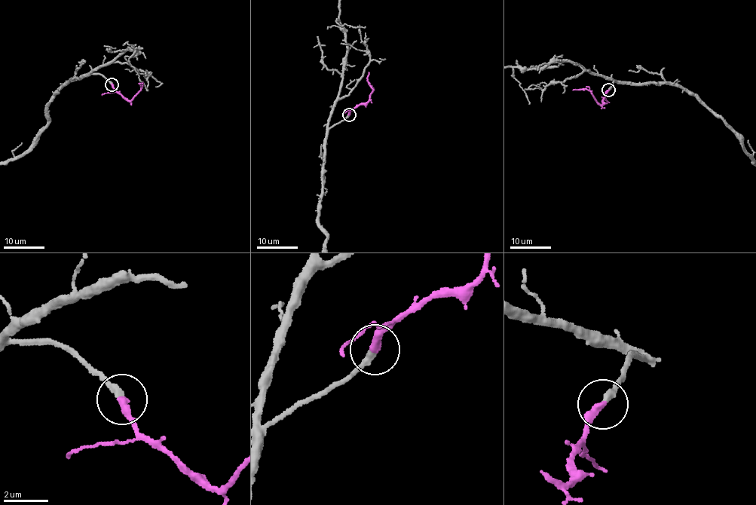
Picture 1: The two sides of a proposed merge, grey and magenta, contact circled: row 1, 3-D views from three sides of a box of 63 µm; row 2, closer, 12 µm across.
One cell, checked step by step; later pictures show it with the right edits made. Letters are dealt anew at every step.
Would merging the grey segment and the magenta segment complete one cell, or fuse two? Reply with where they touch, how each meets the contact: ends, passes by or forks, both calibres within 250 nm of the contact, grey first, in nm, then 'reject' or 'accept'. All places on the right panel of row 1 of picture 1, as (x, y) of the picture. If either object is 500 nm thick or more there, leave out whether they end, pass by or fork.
at (608, 90); grey ends there; magenta ends there; 300 nm thick on the grey side, 380 nm on the other; accept

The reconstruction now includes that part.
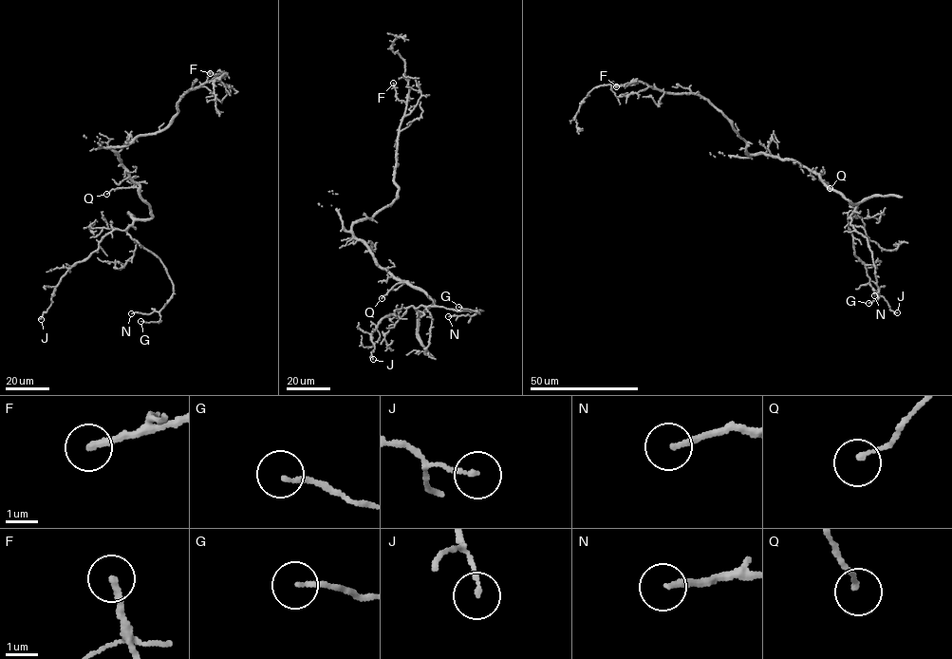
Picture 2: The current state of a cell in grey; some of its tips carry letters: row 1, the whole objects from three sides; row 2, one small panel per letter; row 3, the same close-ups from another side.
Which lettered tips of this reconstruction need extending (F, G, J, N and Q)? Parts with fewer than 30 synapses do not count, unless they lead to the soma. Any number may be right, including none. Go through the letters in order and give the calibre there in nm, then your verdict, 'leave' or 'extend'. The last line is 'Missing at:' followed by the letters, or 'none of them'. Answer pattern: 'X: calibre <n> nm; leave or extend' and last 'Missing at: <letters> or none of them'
F: calibre 200 nm; leave
G: calibre 140 nm; leave
J: calibre 120 nm; leave
N: calibre 160 nm; leave
Q: calibre 140 nm; leave
Missing at: none of them

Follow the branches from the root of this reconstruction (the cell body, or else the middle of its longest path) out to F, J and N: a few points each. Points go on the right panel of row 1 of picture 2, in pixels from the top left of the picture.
F: (756, 154), (747, 153), (745, 141), (727, 119), (698, 94), (667, 92), (642, 82), (616, 86)
J: (756, 154), (793, 159), (856, 204), (847, 219), (854, 253), (865, 267), (870, 285), (897, 312)
N: (756, 154), (793, 159), (856, 204), (850, 223), (867, 238), (871, 253), (879, 289), (874, 295)

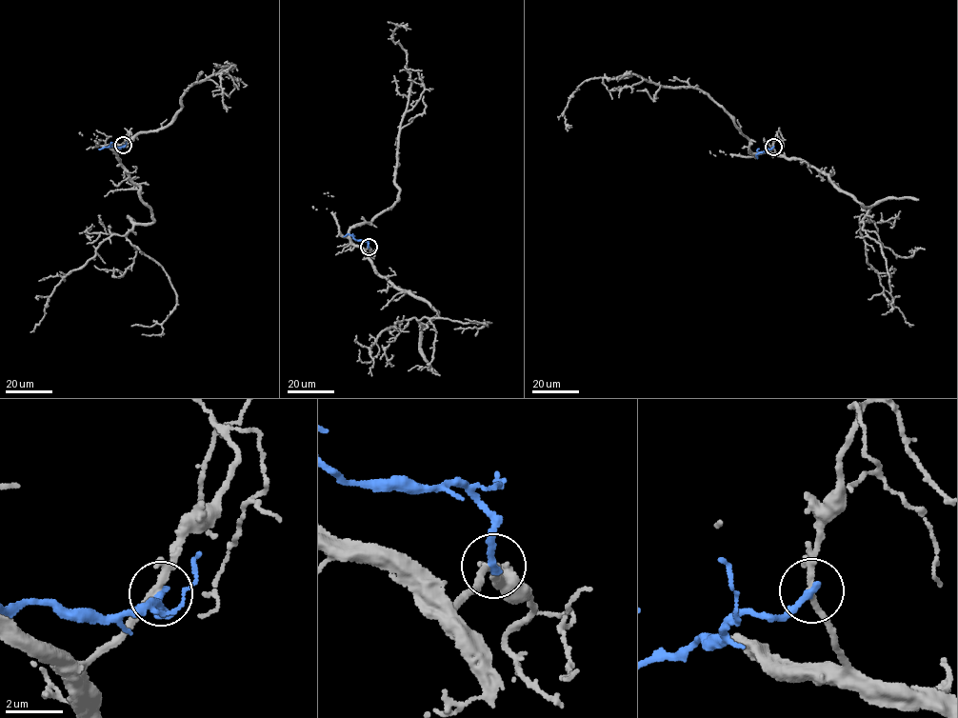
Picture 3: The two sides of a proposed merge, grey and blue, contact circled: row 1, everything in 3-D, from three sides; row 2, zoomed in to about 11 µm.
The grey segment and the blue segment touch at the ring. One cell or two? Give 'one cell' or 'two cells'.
two cells

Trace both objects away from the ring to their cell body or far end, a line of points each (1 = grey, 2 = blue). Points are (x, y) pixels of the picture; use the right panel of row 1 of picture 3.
1: (773, 147), (774, 153), (749, 152), (747, 136), (699, 89), (635, 74), (586, 80), (563, 112), (571, 125)
2: (773, 147), (755, 155), (757, 158)

